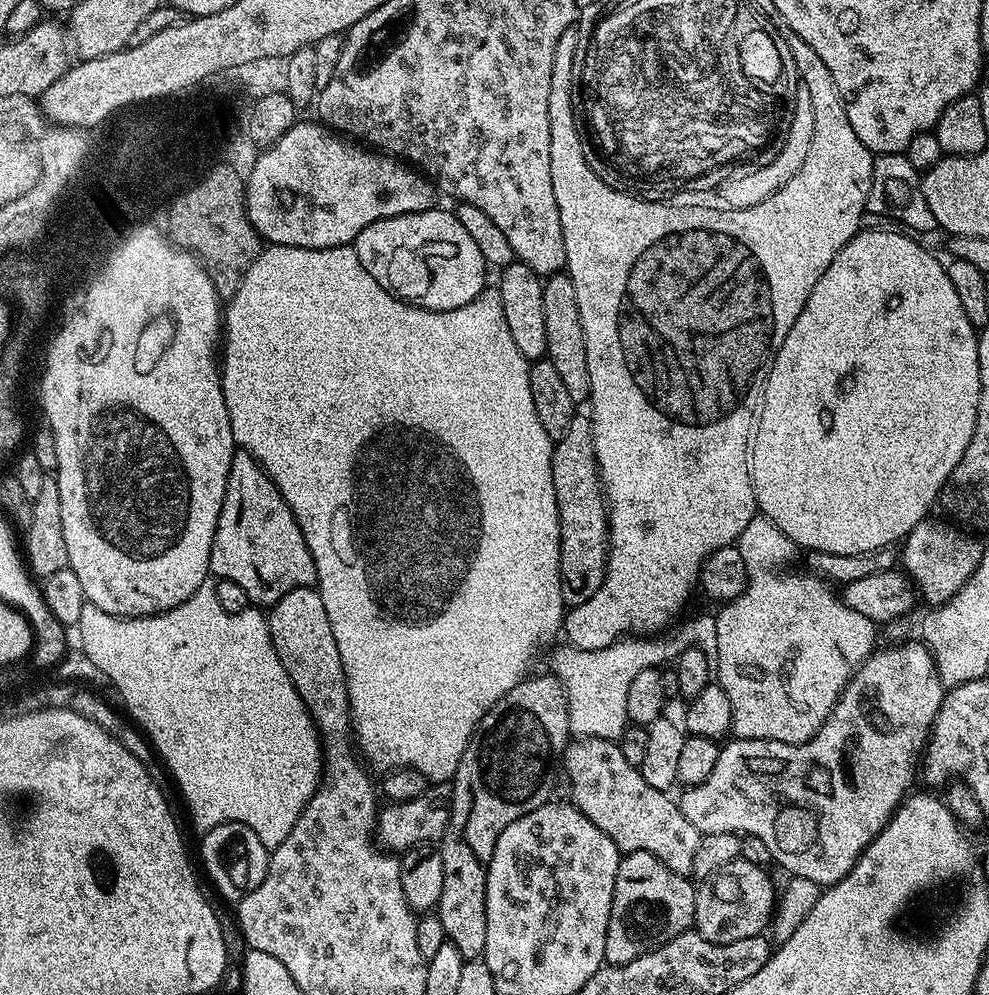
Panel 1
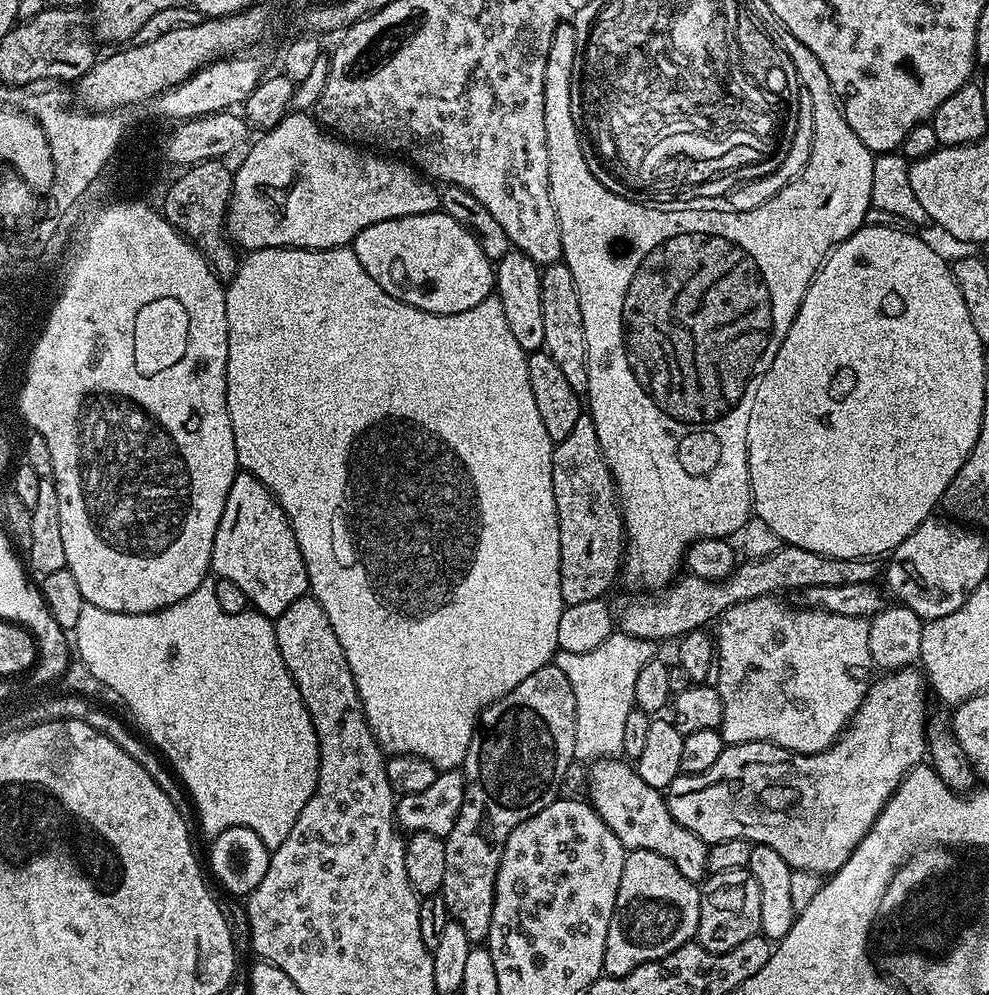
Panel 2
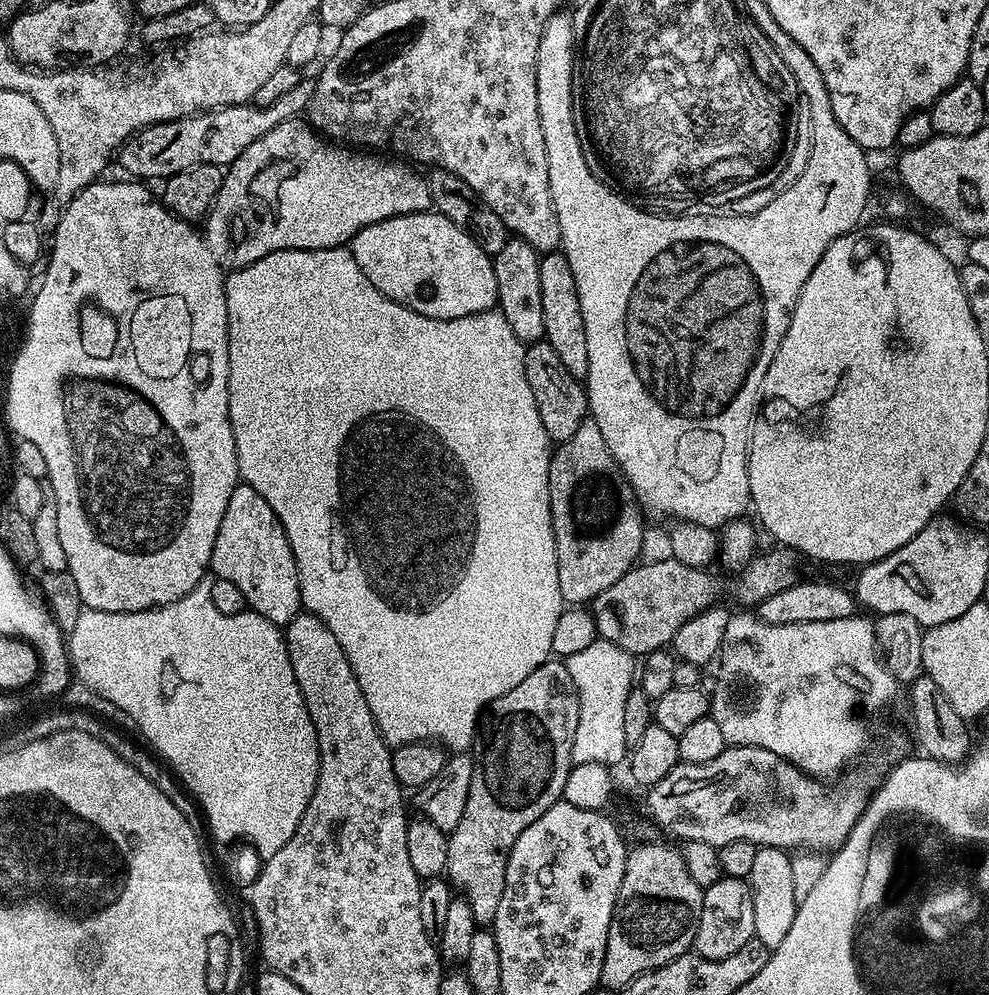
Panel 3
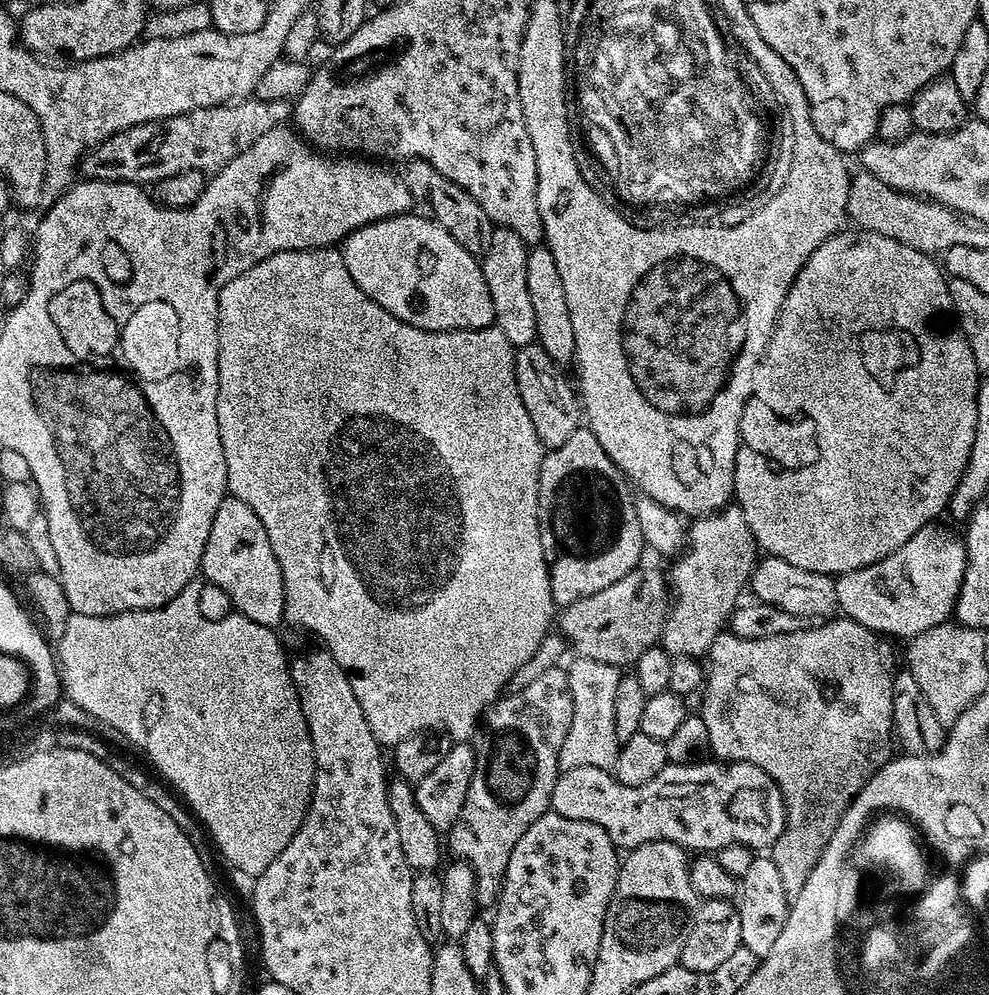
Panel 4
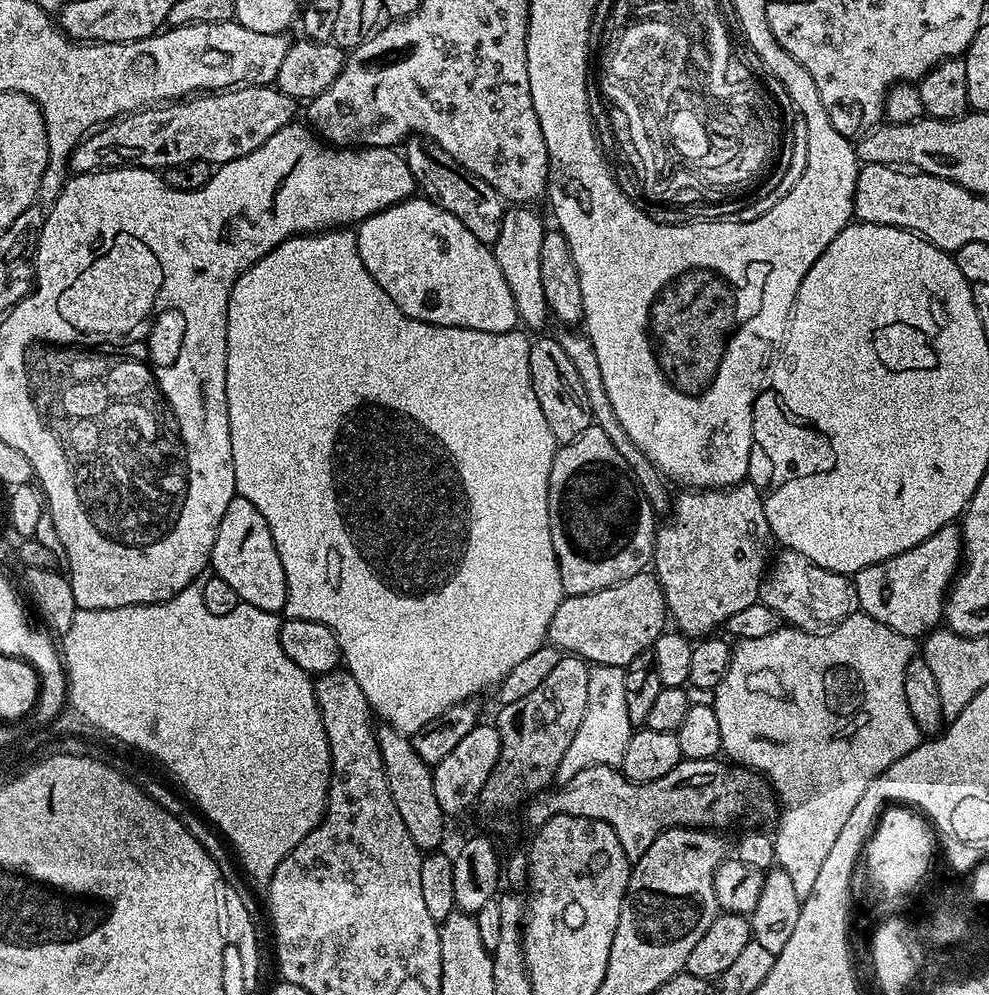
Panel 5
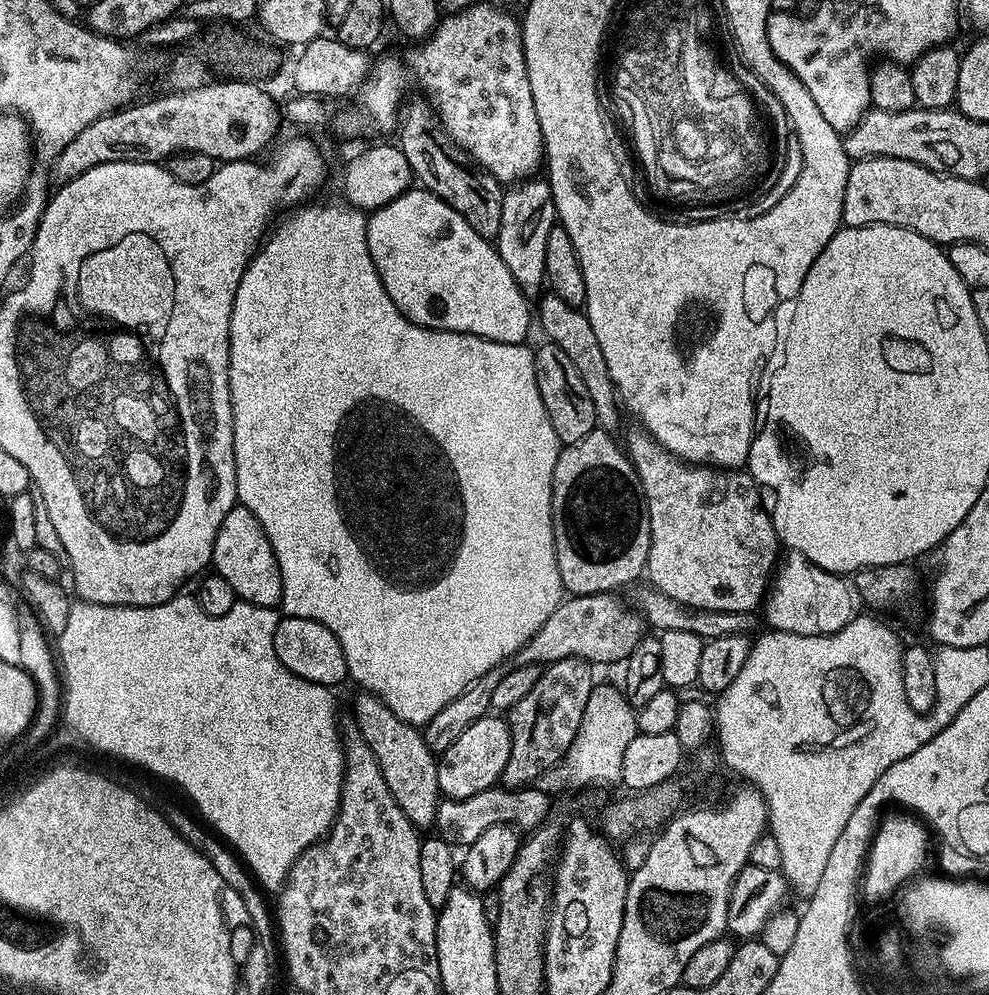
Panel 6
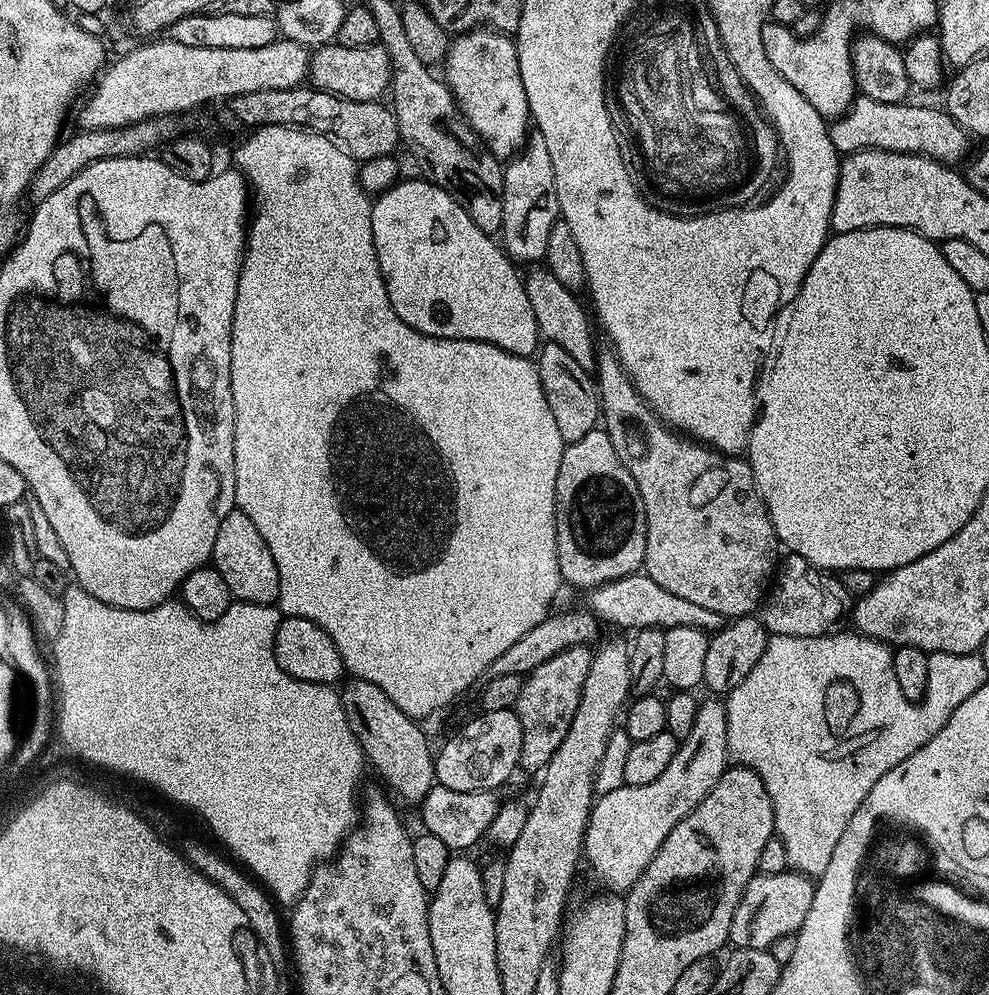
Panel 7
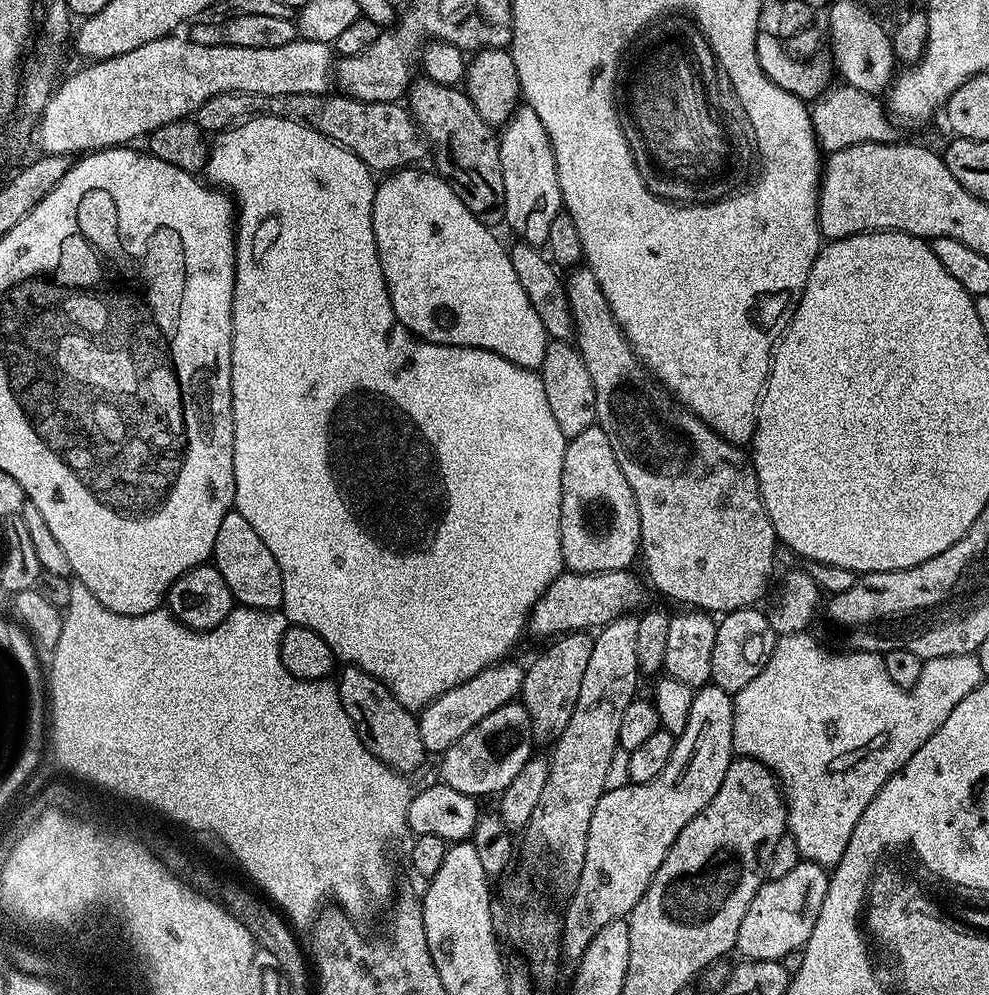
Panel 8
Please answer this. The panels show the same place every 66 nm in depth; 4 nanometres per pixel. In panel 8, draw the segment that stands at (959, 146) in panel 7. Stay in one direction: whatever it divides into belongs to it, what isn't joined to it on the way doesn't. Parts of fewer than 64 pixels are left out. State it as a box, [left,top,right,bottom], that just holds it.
[810,83,897,154]

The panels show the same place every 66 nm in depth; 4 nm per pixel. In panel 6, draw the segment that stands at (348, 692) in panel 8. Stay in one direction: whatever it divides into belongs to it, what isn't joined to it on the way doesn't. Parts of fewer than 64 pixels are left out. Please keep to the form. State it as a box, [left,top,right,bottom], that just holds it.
[352,691,442,830]

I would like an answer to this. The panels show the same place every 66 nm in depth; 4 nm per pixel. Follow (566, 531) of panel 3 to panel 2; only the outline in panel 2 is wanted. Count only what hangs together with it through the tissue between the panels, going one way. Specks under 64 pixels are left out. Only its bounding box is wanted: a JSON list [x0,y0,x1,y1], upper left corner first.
[552,414,626,605]

